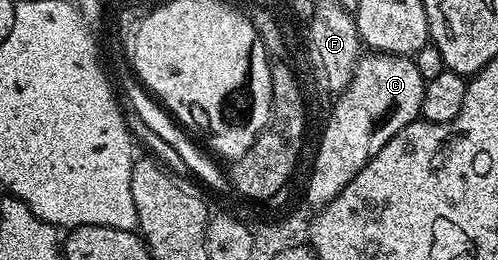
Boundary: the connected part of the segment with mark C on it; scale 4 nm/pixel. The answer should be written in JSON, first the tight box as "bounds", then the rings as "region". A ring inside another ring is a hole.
{"bounds":[306,53,424,208],"region":[[[367,53],[360,58],[348,87],[334,100],[335,108],[315,151],[315,164],[307,179],[306,202],[312,208],[324,207],[330,199],[336,199],[393,136],[420,118],[424,82],[414,58],[382,53]]]}

